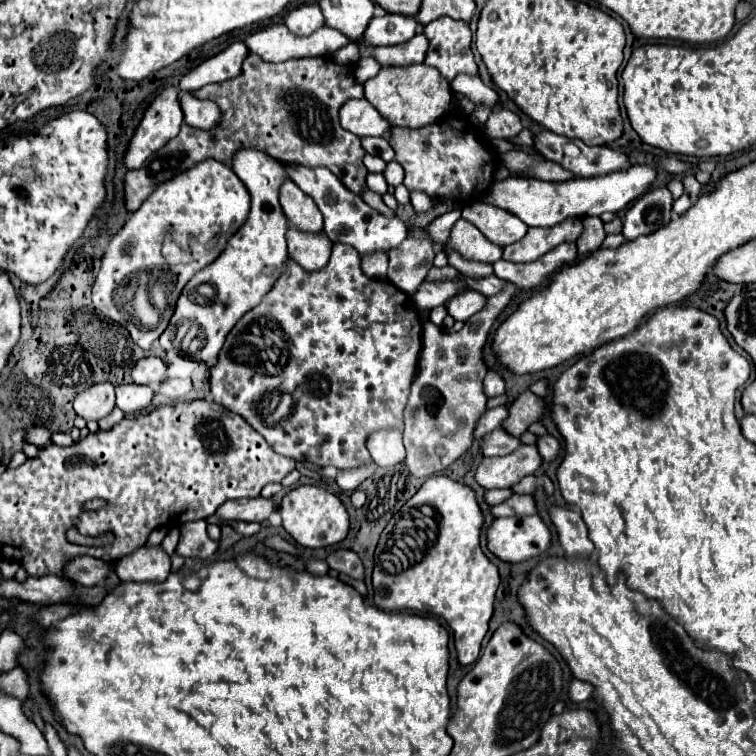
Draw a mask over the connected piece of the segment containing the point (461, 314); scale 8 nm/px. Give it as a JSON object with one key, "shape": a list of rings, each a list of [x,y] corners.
{"shape":[[[468,290],[462,294],[456,294],[450,302],[448,302],[448,314],[454,316],[456,320],[466,322],[470,316],[474,316],[476,312],[480,312],[486,306],[486,296],[476,292],[476,290]]]}

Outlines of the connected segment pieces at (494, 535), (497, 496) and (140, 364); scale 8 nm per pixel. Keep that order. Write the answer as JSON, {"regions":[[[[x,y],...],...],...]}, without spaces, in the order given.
{"regions":[[[[540,516],[496,518],[488,530],[488,548],[504,562],[524,562],[542,556],[552,544],[552,532]]],[[[504,488],[504,490],[488,490],[486,492],[486,502],[492,504],[492,506],[496,506],[496,504],[502,504],[504,500],[508,500],[512,494],[514,492],[508,490],[508,488]]],[[[142,358],[136,362],[132,370],[132,380],[136,384],[146,384],[158,388],[166,380],[168,366],[160,358]]]]}

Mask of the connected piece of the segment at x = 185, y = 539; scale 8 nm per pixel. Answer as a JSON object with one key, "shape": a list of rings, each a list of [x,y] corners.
{"shape":[[[206,520],[188,522],[180,526],[180,542],[176,554],[184,558],[210,558],[218,548],[218,542],[206,534]]]}

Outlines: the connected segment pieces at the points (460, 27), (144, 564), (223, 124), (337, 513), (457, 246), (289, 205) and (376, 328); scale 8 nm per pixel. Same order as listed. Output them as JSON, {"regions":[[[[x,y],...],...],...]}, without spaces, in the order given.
{"regions":[[[[438,18],[424,26],[424,32],[430,42],[424,64],[436,68],[448,82],[452,82],[458,74],[478,76],[478,64],[470,50],[472,32],[466,22]]],[[[142,546],[120,558],[114,572],[122,582],[164,582],[170,574],[170,556],[166,556],[160,546]]],[[[250,54],[236,80],[208,84],[194,94],[216,102],[222,112],[222,120],[210,130],[182,124],[180,134],[160,148],[160,152],[152,152],[142,168],[128,170],[124,178],[128,210],[138,210],[158,184],[174,178],[194,164],[208,158],[230,164],[232,156],[242,148],[262,150],[282,164],[330,168],[344,186],[356,194],[362,194],[368,188],[368,170],[362,164],[366,152],[360,146],[360,138],[344,130],[338,122],[338,108],[350,98],[364,96],[364,88],[354,80],[352,66],[338,66],[326,56],[294,58],[274,64],[262,60],[258,54]]],[[[298,486],[284,494],[278,504],[278,512],[282,516],[282,526],[286,532],[302,546],[308,548],[322,548],[336,544],[346,538],[348,534],[348,514],[344,504],[330,492],[318,486]]],[[[464,218],[452,226],[452,232],[450,232],[446,246],[438,246],[438,248],[440,250],[454,250],[472,262],[494,264],[496,260],[502,258],[502,248],[492,244],[472,222],[464,220]]],[[[286,180],[280,188],[280,204],[290,224],[294,224],[298,230],[304,230],[308,234],[324,232],[324,222],[314,200],[304,194],[292,180]]],[[[334,242],[332,258],[328,266],[318,272],[306,272],[304,268],[300,268],[300,264],[296,264],[294,260],[288,260],[274,288],[264,296],[264,300],[256,308],[244,314],[242,320],[232,328],[232,332],[228,334],[220,350],[220,360],[212,368],[212,376],[210,376],[210,390],[216,404],[232,410],[234,414],[244,416],[244,420],[248,420],[248,424],[266,438],[266,442],[272,446],[274,452],[294,458],[298,462],[312,462],[320,468],[336,466],[340,470],[352,470],[352,468],[360,468],[360,464],[370,464],[372,456],[366,448],[368,436],[372,432],[386,430],[386,428],[398,428],[398,430],[404,428],[402,410],[410,394],[412,378],[416,376],[418,356],[422,348],[420,344],[422,320],[420,320],[420,312],[416,312],[418,310],[416,304],[412,304],[412,296],[406,296],[406,292],[400,292],[388,280],[372,280],[370,276],[362,272],[360,262],[362,262],[360,254],[352,246],[342,244],[342,242]]]]}

